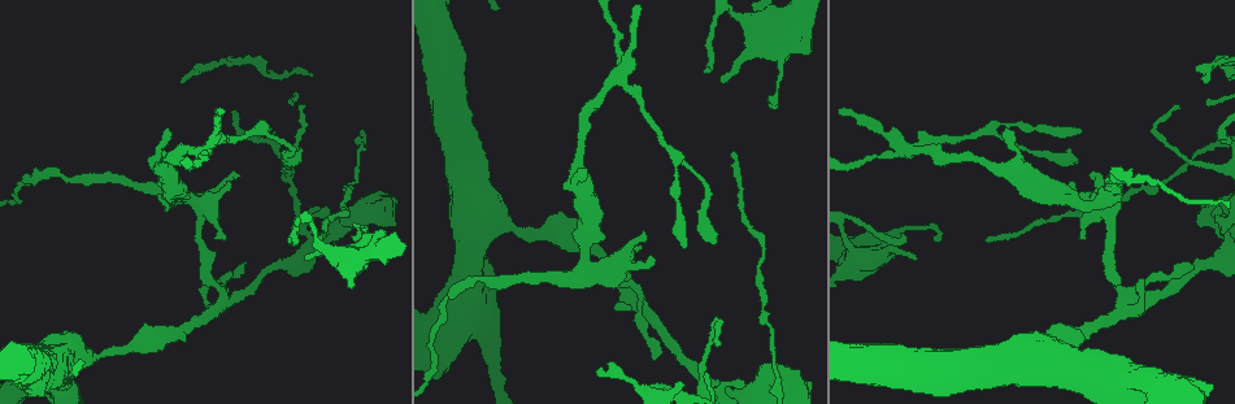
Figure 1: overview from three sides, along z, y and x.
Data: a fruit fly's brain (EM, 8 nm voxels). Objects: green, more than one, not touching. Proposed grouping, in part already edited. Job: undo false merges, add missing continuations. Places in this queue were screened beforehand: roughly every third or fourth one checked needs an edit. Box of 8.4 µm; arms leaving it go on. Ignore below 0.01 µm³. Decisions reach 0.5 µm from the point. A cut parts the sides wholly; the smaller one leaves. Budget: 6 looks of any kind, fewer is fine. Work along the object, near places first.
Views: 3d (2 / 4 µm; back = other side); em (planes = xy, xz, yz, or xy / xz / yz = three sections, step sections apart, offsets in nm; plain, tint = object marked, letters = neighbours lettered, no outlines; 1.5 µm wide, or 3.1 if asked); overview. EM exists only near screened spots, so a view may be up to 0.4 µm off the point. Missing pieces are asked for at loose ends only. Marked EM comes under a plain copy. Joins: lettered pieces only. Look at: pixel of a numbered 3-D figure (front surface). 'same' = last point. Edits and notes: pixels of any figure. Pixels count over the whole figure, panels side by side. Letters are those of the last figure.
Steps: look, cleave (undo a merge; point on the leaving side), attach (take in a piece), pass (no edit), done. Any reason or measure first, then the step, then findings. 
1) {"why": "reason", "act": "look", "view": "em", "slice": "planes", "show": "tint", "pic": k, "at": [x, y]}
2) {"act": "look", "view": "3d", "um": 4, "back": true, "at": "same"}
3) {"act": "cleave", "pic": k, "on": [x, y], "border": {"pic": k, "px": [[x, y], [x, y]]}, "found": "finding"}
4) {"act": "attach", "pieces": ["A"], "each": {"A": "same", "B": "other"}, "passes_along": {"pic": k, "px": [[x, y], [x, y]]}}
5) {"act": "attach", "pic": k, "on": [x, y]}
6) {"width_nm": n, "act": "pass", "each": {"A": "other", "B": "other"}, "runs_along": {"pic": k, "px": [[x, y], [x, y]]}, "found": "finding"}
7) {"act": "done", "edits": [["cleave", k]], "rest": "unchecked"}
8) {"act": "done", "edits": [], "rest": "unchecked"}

{"why": "free end", "act": "look", "view": "em", "slice": "planes", "show": "letters", "pic": 1, "at": [1193, 267]}

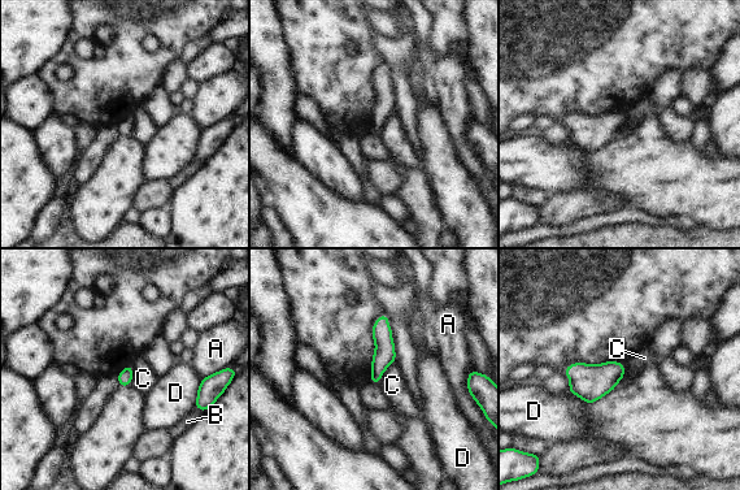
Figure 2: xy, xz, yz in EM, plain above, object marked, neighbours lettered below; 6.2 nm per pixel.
{"width_nm": 90, "act": "pass", "each": {"A": "other", "B": "other", "C": "other", "D": "other"}, "border": {"pic": 2, "px": [[623, 364], [623, 377], [613, 389]]}, "found": "no lettered piece goes on from it"}

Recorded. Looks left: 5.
{"why": "abrupt turn", "act": "look", "view": "em", "slice": "planes", "show": "letters", "pic": 1, "at": [658, 385]}

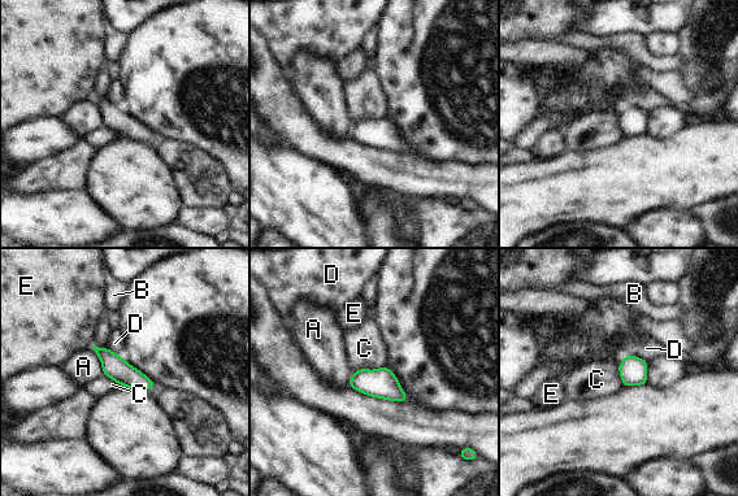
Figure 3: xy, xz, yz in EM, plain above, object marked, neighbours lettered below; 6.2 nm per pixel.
{"longest_contact_nm": ["C", 200], "act": "pass", "each": {"A": "other", "B": "other", "C": "other", "D": "other", "E": "other"}, "border": {"pic": 3, "px": [[383, 365], [352, 374]]}, "found": "all the same neuron"}

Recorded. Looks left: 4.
{"why": "free end", "act": "look", "view": "3d", "um": 4, "pic": 1, "at": [1008, 129]}

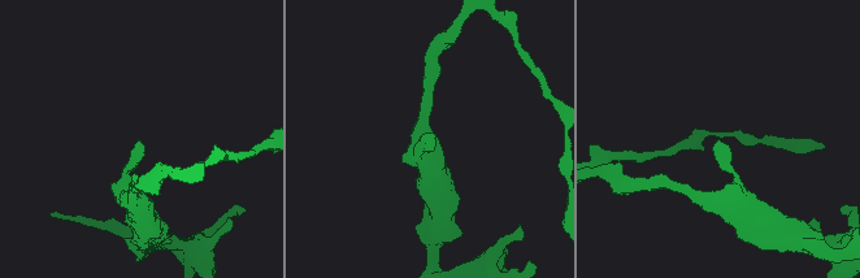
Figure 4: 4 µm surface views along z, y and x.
{"act": "look", "view": "em", "slice": "xy", "step": 4, "show": "letters", "pic": 4, "at": [428, 137]}

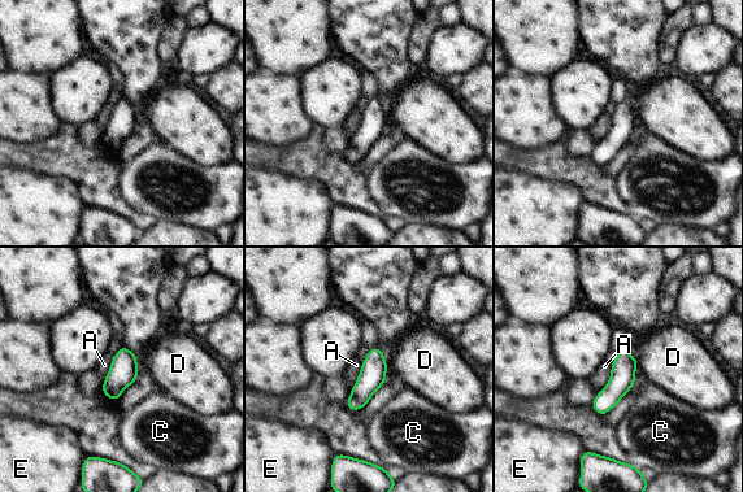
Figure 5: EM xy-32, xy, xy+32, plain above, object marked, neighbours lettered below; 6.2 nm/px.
{"why": "another direction", "act": "look", "view": "em", "slice": "planes", "show": "letters", "at": "same"}

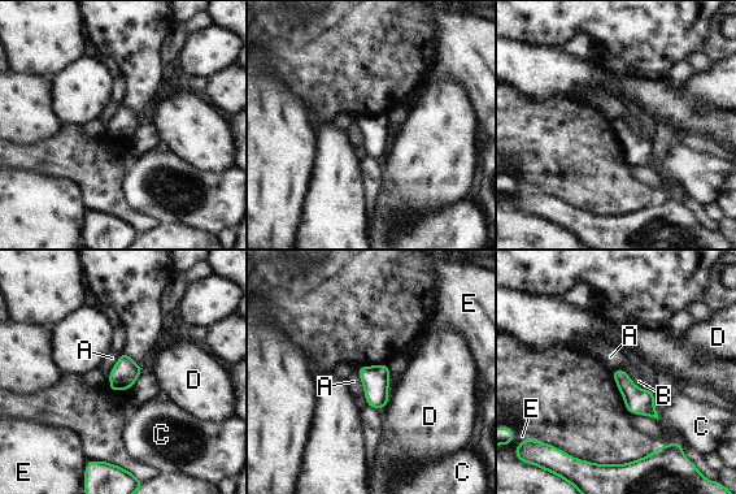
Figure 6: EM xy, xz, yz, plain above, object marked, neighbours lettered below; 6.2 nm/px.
{"act": "pass", "each": {"A": "other", "B": "other", "C": "other", "D": "other", "E": "other"}, "border": {"pic": 6, "px": [[121, 354], [108, 375]]}, "found": "no lettered piece goes on from it"}

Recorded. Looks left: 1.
{"act": "done", "edits": [], "rest": "unchecked"}

